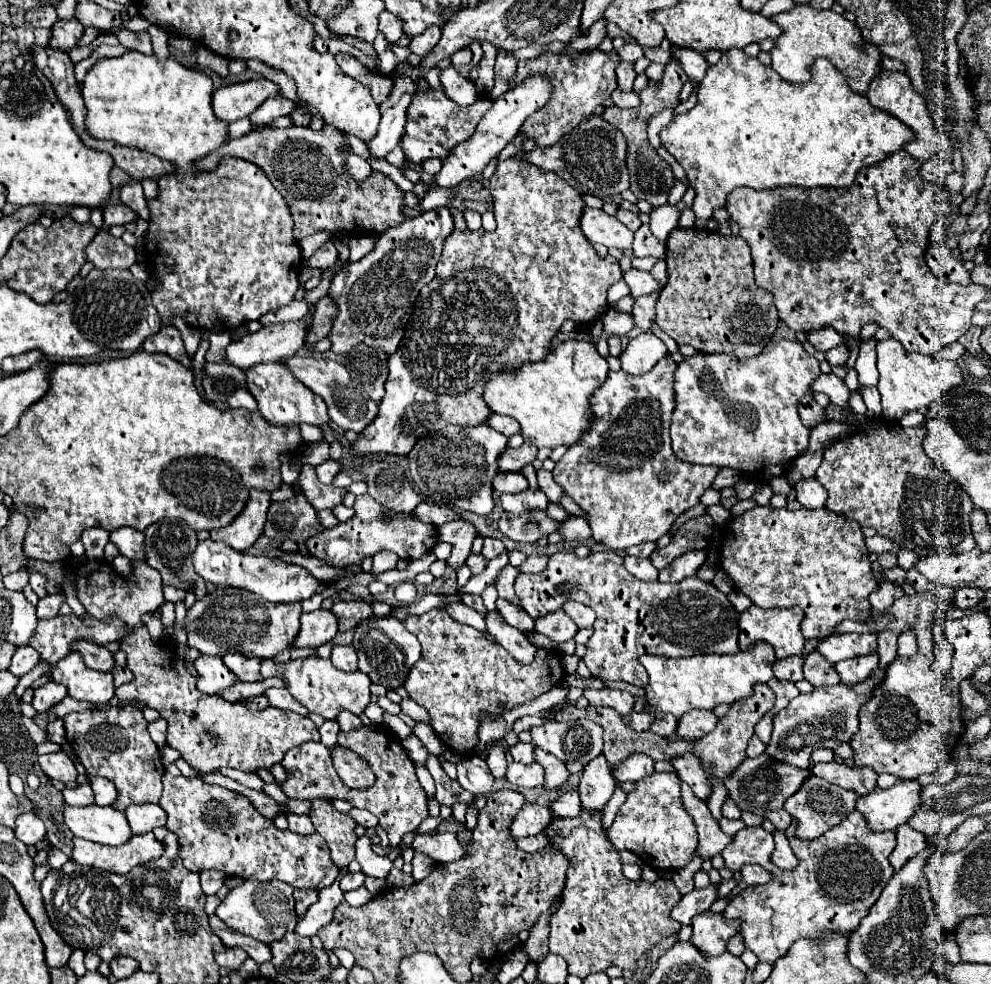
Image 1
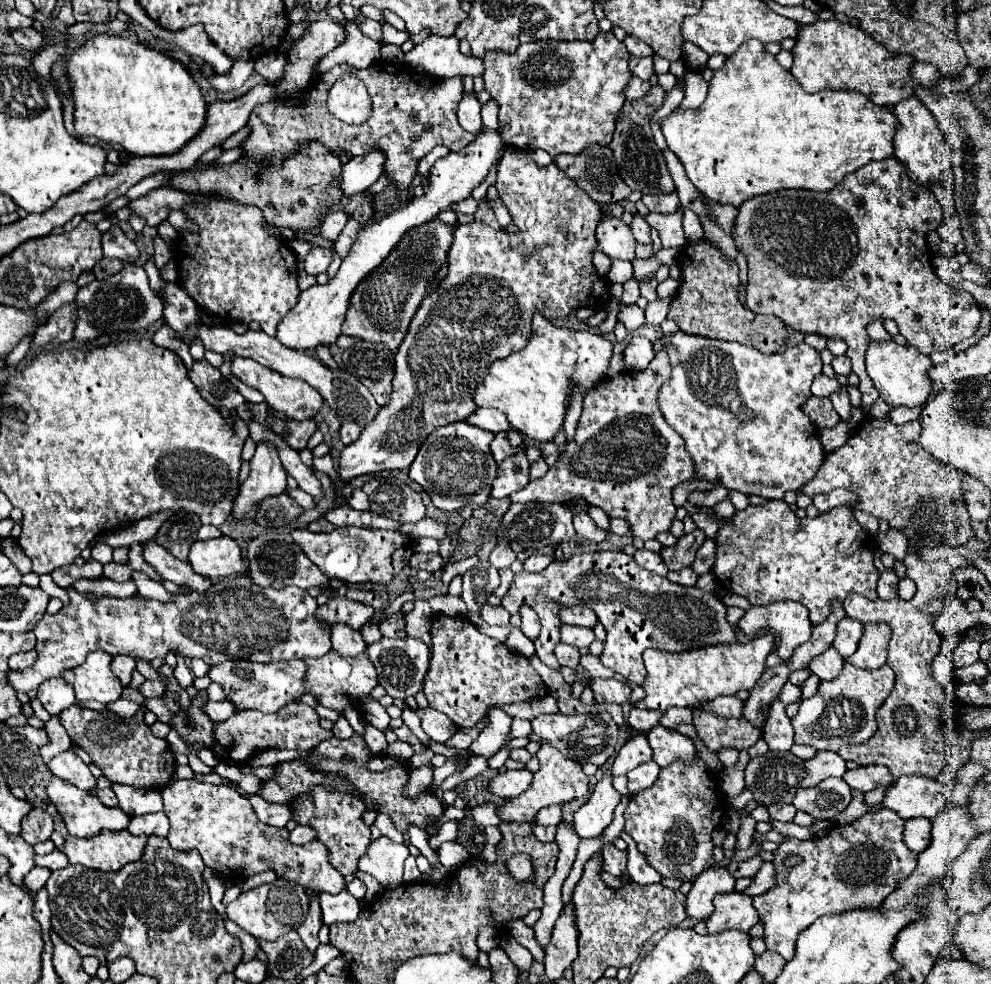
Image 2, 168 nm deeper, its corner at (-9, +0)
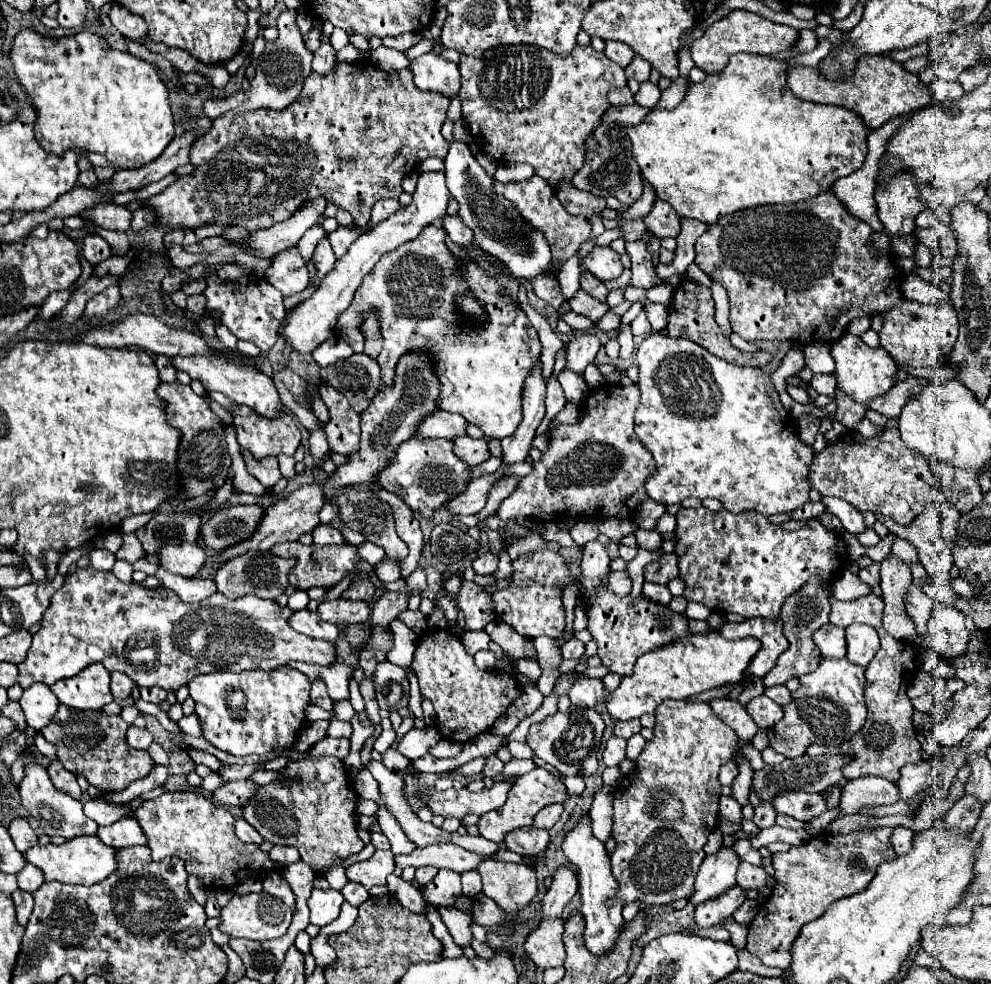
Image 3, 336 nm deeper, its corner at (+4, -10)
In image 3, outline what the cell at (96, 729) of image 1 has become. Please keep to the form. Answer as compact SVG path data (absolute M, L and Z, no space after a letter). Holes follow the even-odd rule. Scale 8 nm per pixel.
M59 705L53 721L41 729L43 737L55 745L57 761L73 773L87 777L89 785L111 793L125 791L129 783L143 779L153 769L153 759L147 751L131 749L125 741L125 723L119 715L103 715L101 711L73 711L71 707Z

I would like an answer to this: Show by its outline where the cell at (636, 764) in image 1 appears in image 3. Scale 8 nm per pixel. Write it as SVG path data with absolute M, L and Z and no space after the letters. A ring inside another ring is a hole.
M615 735L607 741L607 747L603 751L603 761L607 767L619 767L619 763L625 759L625 745L627 741Z

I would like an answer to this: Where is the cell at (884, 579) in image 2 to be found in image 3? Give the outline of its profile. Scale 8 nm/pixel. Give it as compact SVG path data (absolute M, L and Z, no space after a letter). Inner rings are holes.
M873 563L871 567L867 569L861 569L859 571L859 579L863 583L867 583L869 587L877 587L879 585L879 563Z

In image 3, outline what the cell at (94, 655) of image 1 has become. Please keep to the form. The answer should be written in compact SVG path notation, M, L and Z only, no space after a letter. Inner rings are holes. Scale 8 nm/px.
M113 673L111 675L111 693L115 699L127 699L131 695L133 681L125 677L125 673Z

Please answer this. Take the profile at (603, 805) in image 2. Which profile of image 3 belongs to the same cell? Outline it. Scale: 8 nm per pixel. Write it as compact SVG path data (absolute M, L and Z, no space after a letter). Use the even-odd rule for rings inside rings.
M589 813L583 815L571 831L567 831L563 839L563 853L569 859L569 863L575 867L577 879L579 879L579 893L581 893L581 903L583 903L581 911L587 923L585 933L583 933L585 945L591 953L603 955L609 949L613 949L613 943L617 941L617 933L623 923L623 915L621 915L623 905L617 901L617 881L609 865L609 853L605 849L605 843L593 837Z

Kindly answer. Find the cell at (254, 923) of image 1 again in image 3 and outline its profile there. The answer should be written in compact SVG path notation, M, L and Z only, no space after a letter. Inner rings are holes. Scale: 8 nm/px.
M249 893L249 895L235 895L227 907L221 909L221 923L219 929L227 933L229 937L243 937L251 941L271 941L281 935L285 935L289 923L291 923L291 909L277 897L271 897L269 893Z

